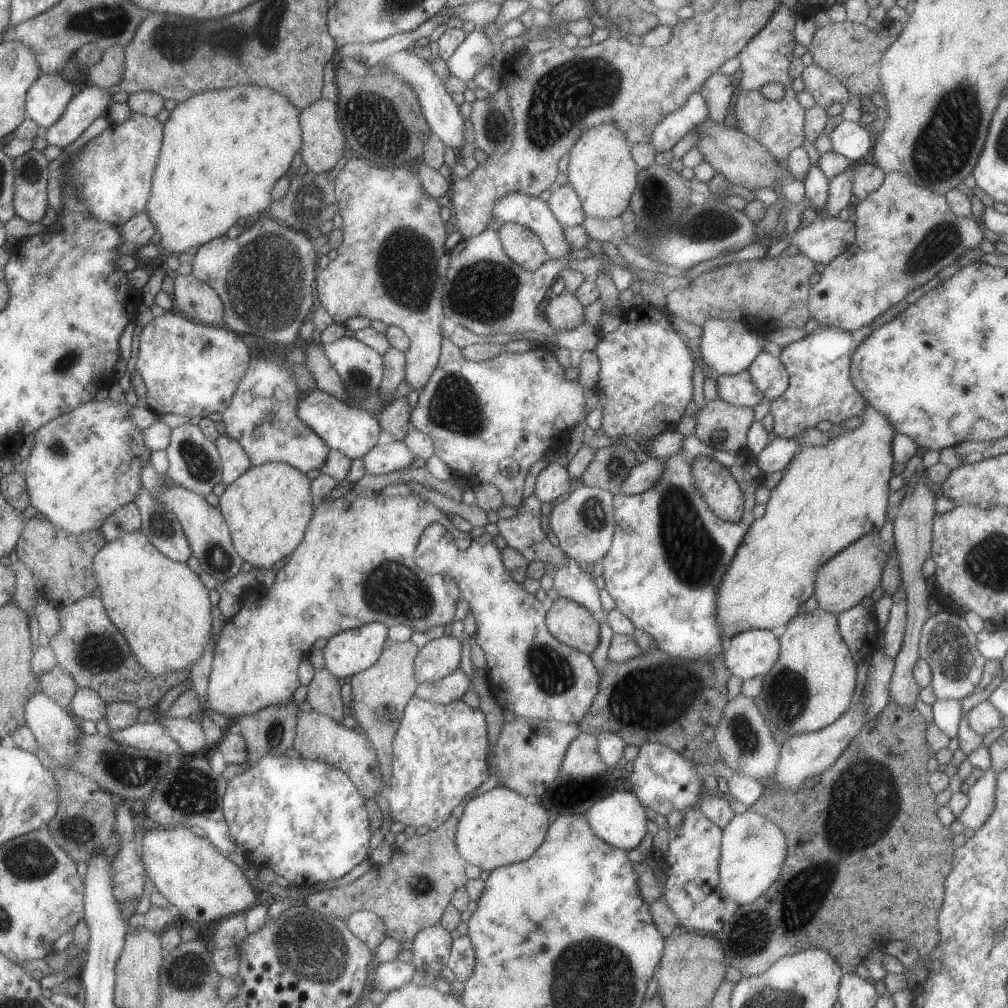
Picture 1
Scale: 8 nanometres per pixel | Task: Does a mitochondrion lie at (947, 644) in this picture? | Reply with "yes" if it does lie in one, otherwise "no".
yes

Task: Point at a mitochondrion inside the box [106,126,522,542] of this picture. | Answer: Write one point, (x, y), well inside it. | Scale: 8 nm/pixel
(268, 287)

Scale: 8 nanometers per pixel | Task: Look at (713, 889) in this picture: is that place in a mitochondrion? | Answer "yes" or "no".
no

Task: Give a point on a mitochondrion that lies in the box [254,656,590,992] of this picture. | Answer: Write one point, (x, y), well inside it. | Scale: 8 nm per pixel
(315, 952)

